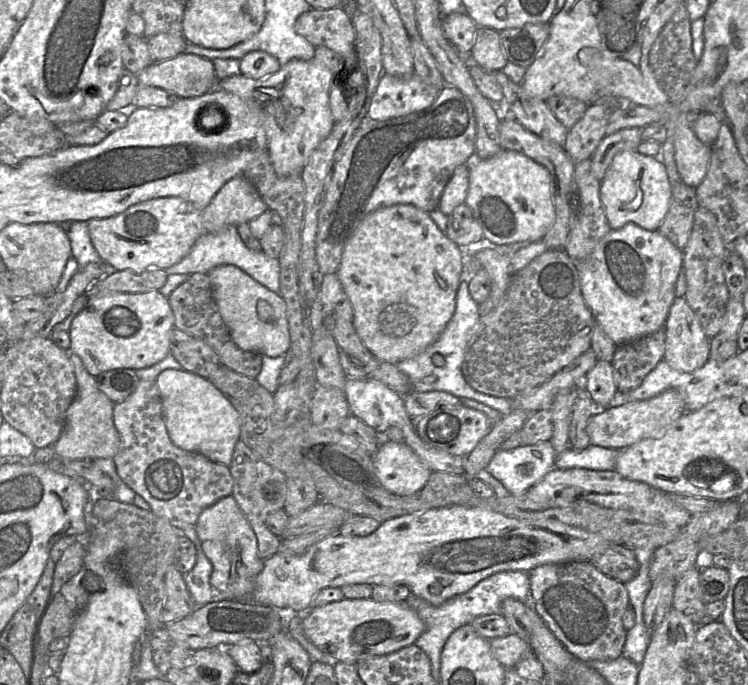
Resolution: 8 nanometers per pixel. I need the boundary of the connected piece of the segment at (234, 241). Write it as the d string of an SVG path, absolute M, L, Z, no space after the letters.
M228 226L219 232L204 233L200 236L182 260L165 270L168 278L160 292L169 298L172 292L189 278L189 275L194 273L208 274L209 271L220 265L235 265L255 281L280 295L280 265L278 259L268 257L263 251L250 250L242 241L236 226Z

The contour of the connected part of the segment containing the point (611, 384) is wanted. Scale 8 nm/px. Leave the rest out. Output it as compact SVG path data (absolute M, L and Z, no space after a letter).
M598 361L583 380L583 388L598 409L609 408L617 392L612 363Z

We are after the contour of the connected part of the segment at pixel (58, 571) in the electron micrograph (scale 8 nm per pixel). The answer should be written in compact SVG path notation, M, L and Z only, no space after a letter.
M76 541L64 550L55 566L50 601L62 586L83 568L85 552L86 546L83 546L80 541Z

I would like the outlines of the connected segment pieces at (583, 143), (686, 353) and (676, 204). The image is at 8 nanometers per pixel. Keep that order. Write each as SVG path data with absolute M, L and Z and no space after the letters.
M589 104L581 119L567 134L564 150L574 164L591 158L598 144L606 136L610 108L602 104Z
M676 297L665 321L664 361L681 372L693 372L710 358L710 340L685 297Z
M682 180L673 182L671 190L672 200L659 227L659 232L677 248L683 250L690 238L694 215L699 205L696 190L686 185Z

